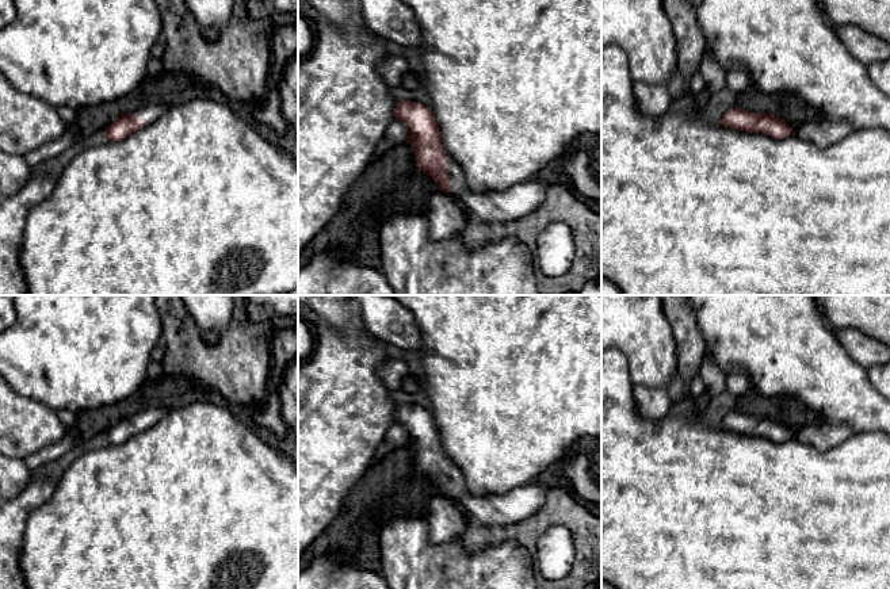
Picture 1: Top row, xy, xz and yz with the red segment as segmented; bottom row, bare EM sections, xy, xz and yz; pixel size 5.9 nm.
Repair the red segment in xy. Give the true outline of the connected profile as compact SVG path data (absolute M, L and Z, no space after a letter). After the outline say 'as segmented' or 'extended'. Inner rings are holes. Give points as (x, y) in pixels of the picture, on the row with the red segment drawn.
M148 102L140 104L131 114L122 112L119 118L107 126L106 135L108 141L122 141L134 131L154 123L168 108L169 103Z | extended

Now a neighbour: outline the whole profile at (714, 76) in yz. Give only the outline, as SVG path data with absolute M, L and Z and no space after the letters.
M704 49L699 72L710 89L710 93L726 88L726 70L723 70L710 49Z

